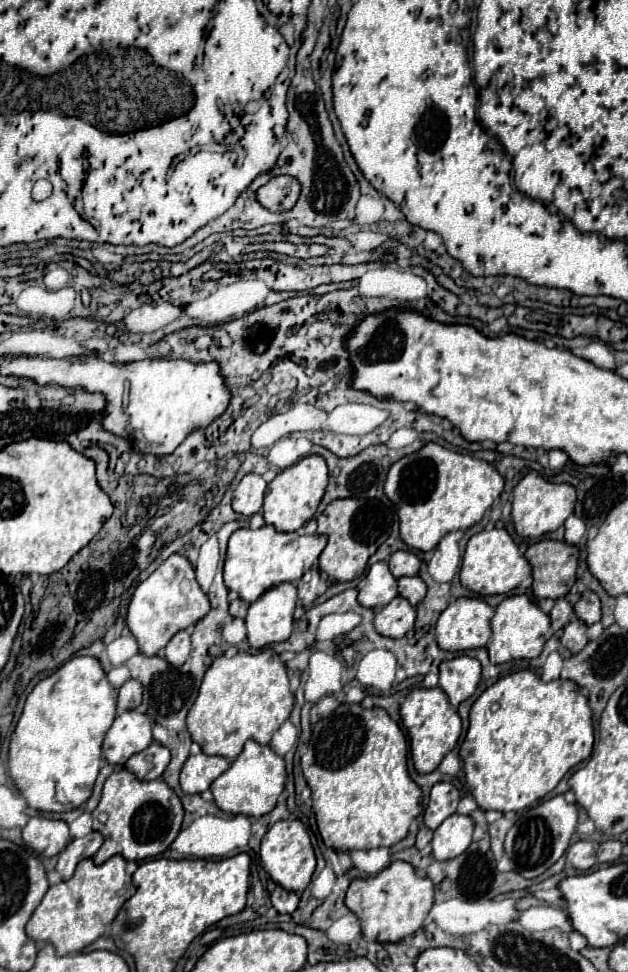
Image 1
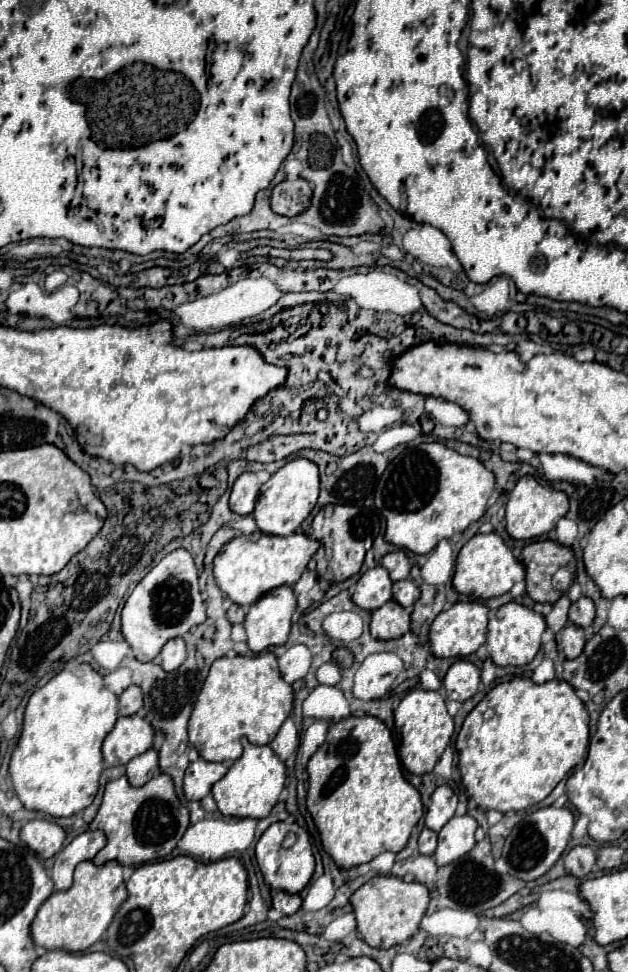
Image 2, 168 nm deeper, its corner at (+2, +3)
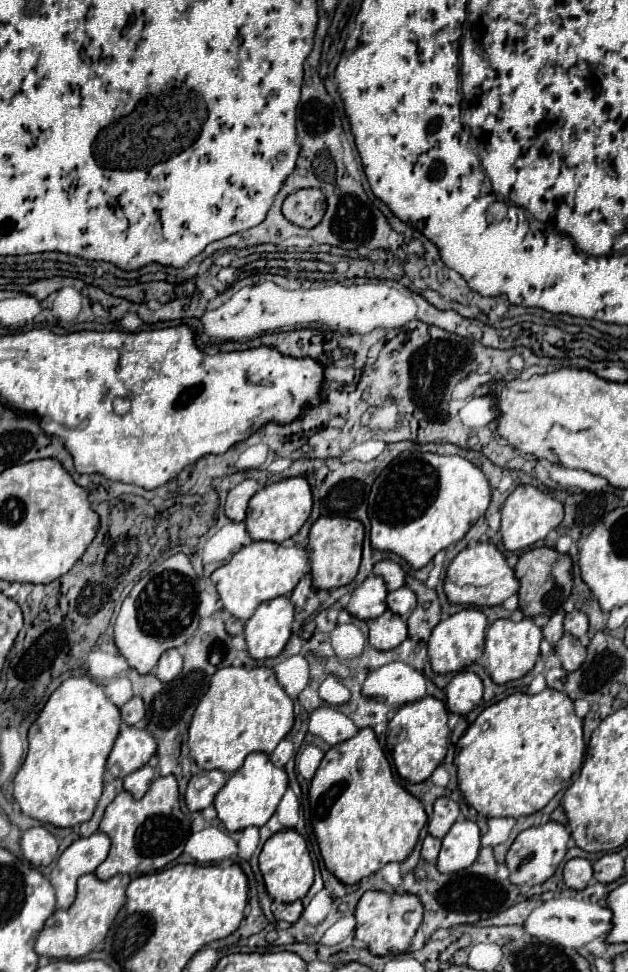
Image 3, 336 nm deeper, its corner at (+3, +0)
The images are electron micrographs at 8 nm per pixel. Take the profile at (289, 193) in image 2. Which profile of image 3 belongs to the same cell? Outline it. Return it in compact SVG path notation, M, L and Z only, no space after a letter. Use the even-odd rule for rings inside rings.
M301 188L289 194L283 202L283 216L303 228L313 228L323 218L325 196L319 188Z

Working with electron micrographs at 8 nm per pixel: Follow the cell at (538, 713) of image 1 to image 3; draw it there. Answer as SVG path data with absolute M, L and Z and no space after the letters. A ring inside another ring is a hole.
M553 688L533 696L515 692L487 706L467 728L467 734L459 738L456 748L453 763L459 772L459 790L481 816L529 816L541 810L563 788L563 782L580 770L585 754L583 720L575 714L573 702L565 692Z

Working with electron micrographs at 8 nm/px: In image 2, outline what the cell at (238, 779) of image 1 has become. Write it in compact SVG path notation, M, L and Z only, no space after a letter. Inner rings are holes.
M244 743L242 757L212 787L212 795L214 795L214 801L220 809L220 813L226 817L264 819L276 805L278 795L284 789L284 783L286 783L286 767L278 759L278 755L268 745Z

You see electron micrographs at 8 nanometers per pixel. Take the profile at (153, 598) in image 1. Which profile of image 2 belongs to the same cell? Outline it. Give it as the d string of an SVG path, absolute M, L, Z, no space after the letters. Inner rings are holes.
M186 549L168 553L130 593L122 609L122 635L138 661L154 661L166 641L182 637L206 619L206 605L198 589L198 569Z

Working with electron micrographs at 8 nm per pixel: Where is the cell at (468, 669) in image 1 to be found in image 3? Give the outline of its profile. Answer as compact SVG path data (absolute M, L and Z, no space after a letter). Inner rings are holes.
M461 670L447 684L445 696L447 696L447 708L453 714L467 714L481 702L483 682L475 672Z

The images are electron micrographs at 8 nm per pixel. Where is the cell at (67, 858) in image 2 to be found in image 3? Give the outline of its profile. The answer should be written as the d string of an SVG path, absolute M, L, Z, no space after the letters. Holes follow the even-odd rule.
M95 832L89 838L75 840L57 860L49 874L49 880L57 892L57 908L69 908L75 900L77 878L95 868L107 858L111 840L103 832Z

